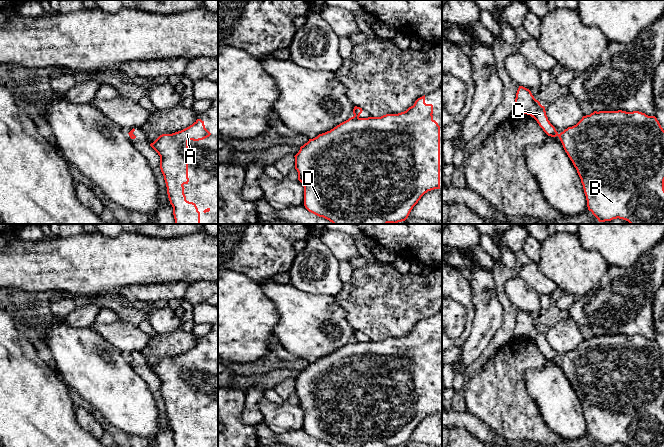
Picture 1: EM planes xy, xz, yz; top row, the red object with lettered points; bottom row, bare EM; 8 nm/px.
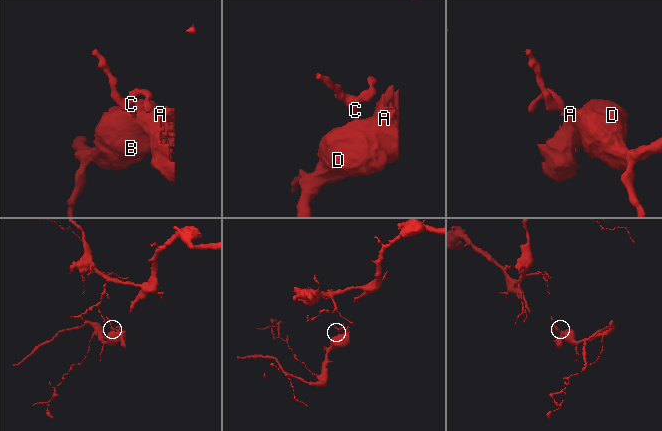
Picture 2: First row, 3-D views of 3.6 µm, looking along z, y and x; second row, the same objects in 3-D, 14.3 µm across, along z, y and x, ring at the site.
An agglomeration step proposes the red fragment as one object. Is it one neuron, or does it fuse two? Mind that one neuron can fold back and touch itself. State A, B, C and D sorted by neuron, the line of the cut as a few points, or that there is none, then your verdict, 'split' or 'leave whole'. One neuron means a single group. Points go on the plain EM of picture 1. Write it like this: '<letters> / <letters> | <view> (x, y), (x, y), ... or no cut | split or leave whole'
A B D / C | xz (353, 340), (358, 342) | split

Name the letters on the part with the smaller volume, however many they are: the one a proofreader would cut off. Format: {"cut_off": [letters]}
{"cut_off": ["C"]}

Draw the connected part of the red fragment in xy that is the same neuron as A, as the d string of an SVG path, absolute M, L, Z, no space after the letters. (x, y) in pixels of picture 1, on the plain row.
M197 343L189 351L172 357L160 359L150 370L160 380L160 393L164 400L167 418L173 431L175 447L200 447L200 436L195 427L186 424L184 408L188 408L188 365L199 365L209 361L211 357L205 352L204 345Z

